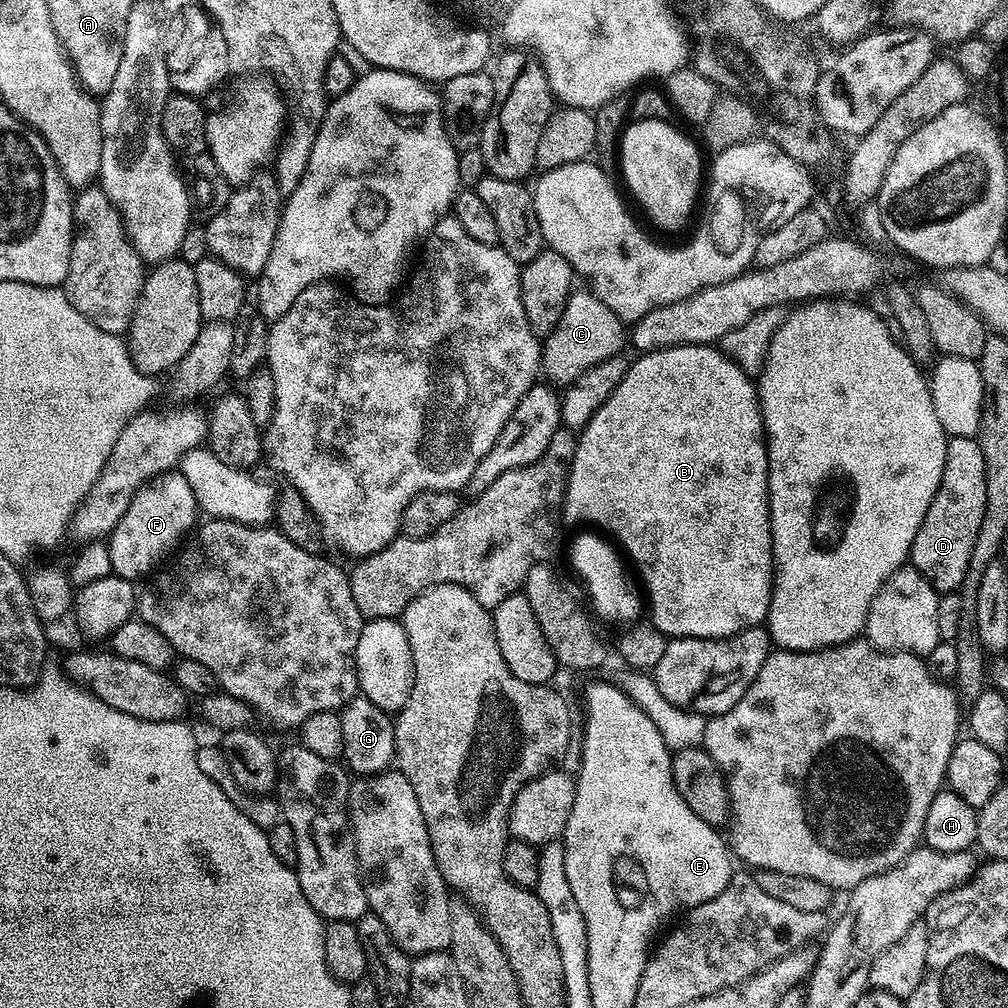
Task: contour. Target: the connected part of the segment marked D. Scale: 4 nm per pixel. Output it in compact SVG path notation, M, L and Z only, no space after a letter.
M953 436L946 446L942 482L938 482L934 502L930 502L930 510L926 510L926 518L922 518L918 534L914 534L910 553L911 567L917 568L937 593L957 591L962 578L966 578L966 566L970 566L970 554L974 550L978 530L982 527L982 514L986 514L986 462L982 458L982 446L979 439L971 436Z

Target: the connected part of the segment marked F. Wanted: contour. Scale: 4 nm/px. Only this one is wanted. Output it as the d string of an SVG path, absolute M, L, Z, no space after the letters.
M179 470L163 472L145 481L134 494L116 529L107 537L112 572L131 582L138 581L139 576L155 573L169 559L168 551L172 547L175 549L193 531L196 516L194 490L190 490L190 482L186 482Z

